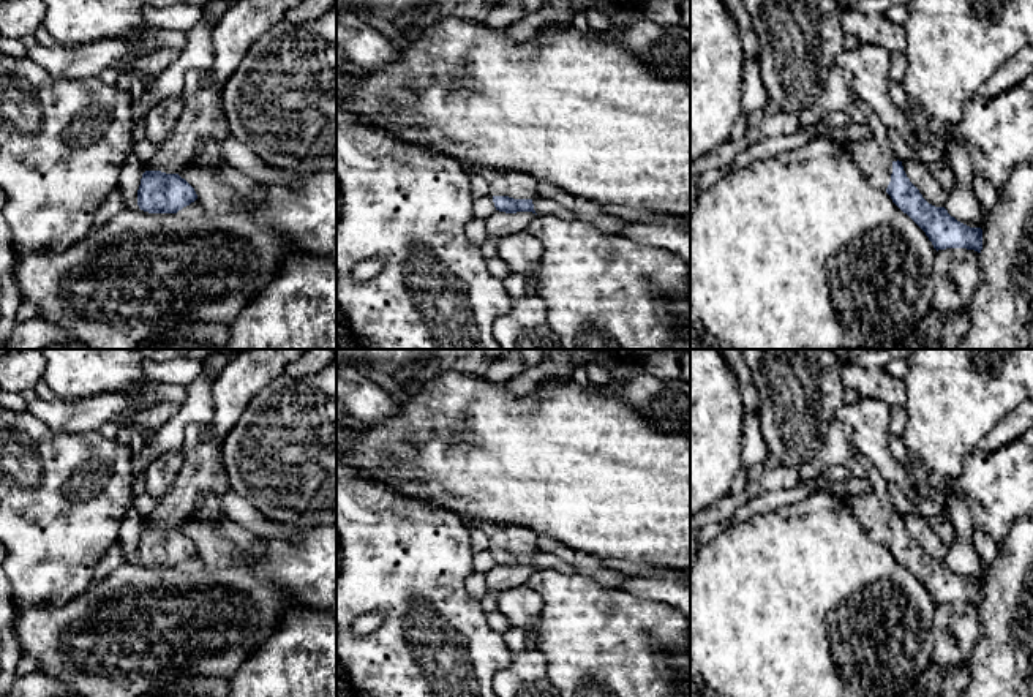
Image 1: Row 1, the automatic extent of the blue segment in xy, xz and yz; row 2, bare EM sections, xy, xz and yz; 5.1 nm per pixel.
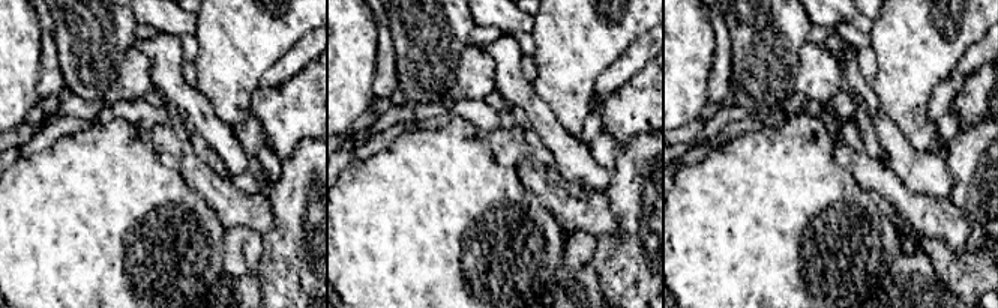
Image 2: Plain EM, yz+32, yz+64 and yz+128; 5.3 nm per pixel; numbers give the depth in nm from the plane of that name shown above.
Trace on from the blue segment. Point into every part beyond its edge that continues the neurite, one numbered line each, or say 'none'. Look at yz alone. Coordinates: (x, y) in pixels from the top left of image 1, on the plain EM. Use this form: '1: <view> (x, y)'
1: yz (877, 523)

